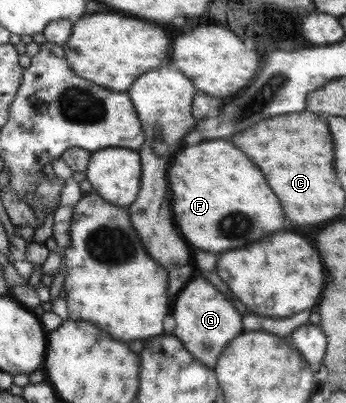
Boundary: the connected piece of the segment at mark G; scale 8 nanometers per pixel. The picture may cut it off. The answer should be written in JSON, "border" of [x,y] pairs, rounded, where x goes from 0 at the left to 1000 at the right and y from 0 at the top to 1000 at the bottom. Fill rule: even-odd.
{"border":[[[592,692],[549,695],[509,737],[500,752],[497,784],[506,792],[506,811],[497,831],[523,849],[523,856],[566,896],[598,911],[621,911],[621,896],[650,866],[650,856],[702,821],[697,782]]]}

